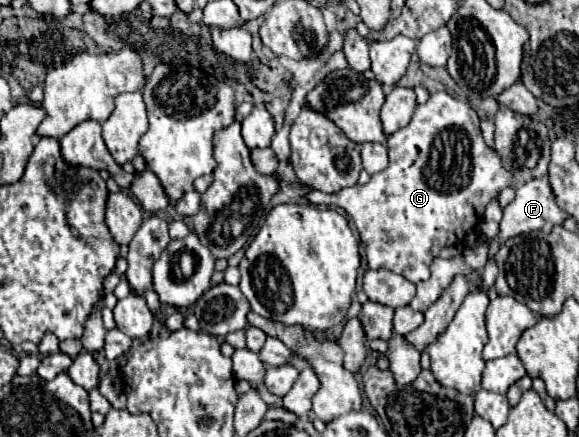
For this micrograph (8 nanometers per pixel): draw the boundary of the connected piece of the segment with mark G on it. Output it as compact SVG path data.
M442 91L430 95L430 99L424 105L418 105L412 115L412 121L404 129L388 137L388 159L388 167L380 173L374 173L366 185L344 187L338 193L310 191L304 197L314 205L342 207L356 223L356 229L366 251L368 267L386 267L412 283L420 281L416 285L416 295L410 301L410 307L414 311L426 311L456 275L472 275L474 283L478 283L480 273L468 267L462 261L462 257L442 259L438 257L438 253L446 245L456 245L466 239L466 235L480 223L486 205L500 193L500 189L510 185L510 173L502 169L500 157L484 143L476 111L466 101L454 99Z

